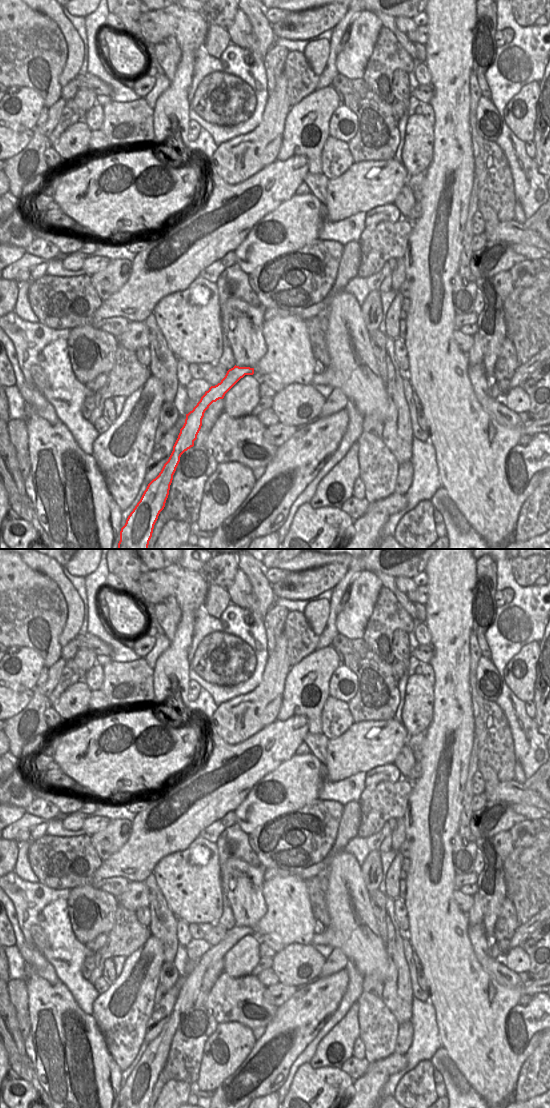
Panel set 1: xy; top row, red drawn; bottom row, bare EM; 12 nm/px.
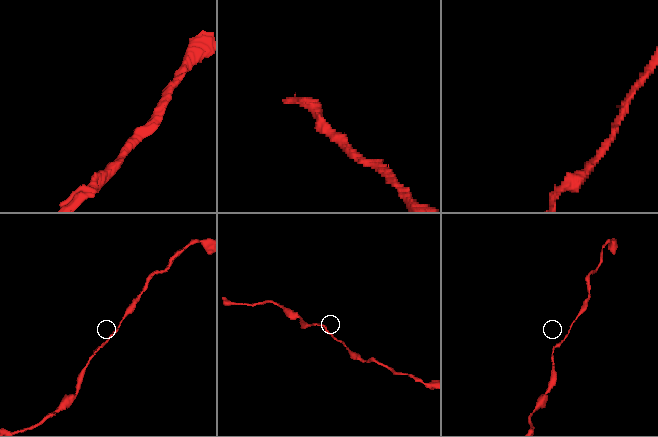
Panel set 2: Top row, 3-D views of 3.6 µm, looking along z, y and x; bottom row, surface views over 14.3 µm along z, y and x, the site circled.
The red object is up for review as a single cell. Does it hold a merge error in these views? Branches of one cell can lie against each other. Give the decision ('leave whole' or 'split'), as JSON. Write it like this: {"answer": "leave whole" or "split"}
{"answer": "leave whole"}

